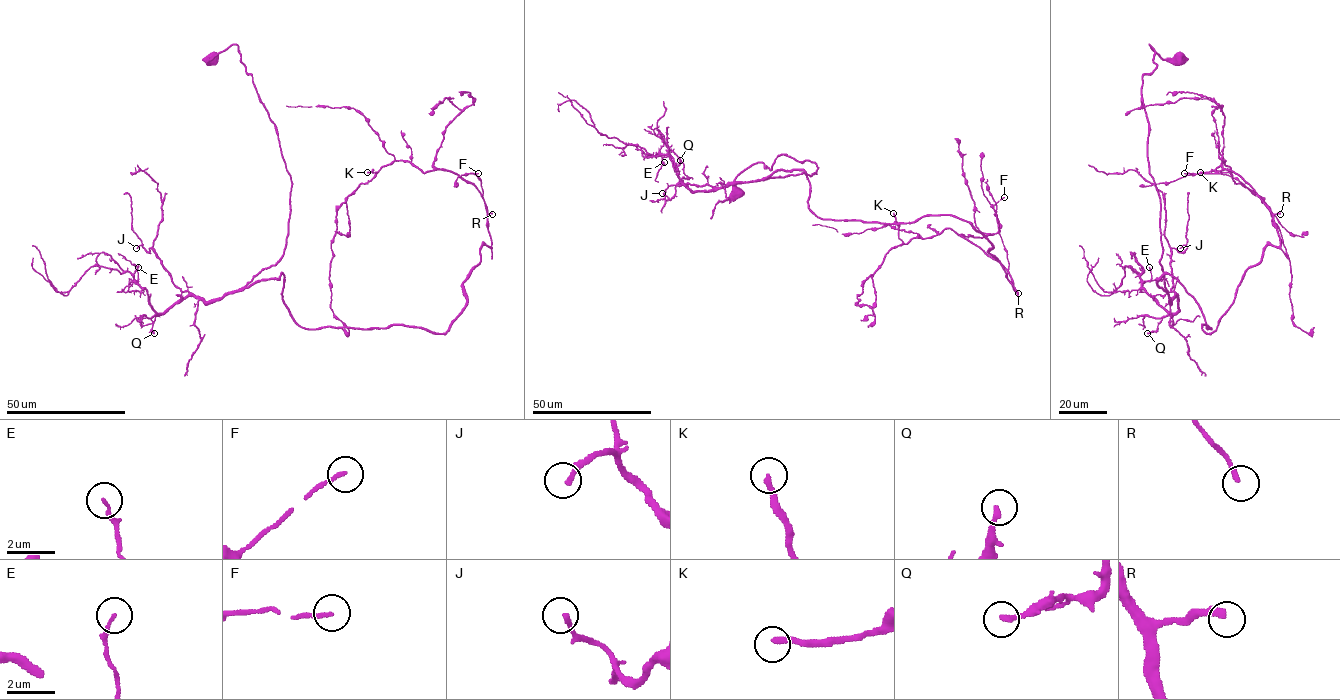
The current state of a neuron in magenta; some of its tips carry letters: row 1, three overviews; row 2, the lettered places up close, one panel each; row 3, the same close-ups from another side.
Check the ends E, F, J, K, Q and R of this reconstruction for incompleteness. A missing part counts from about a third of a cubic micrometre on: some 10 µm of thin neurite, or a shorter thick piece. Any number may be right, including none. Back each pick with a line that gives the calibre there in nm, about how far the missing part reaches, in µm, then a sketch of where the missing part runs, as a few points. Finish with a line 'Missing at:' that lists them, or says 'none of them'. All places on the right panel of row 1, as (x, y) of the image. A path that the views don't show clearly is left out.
F: 150 nm thick; about 3 µm are missing
K: 240 nm thick; about 20 µm are missing
R: 240 nm thick; about 9 µm are missing
Missing at: F, K, R

